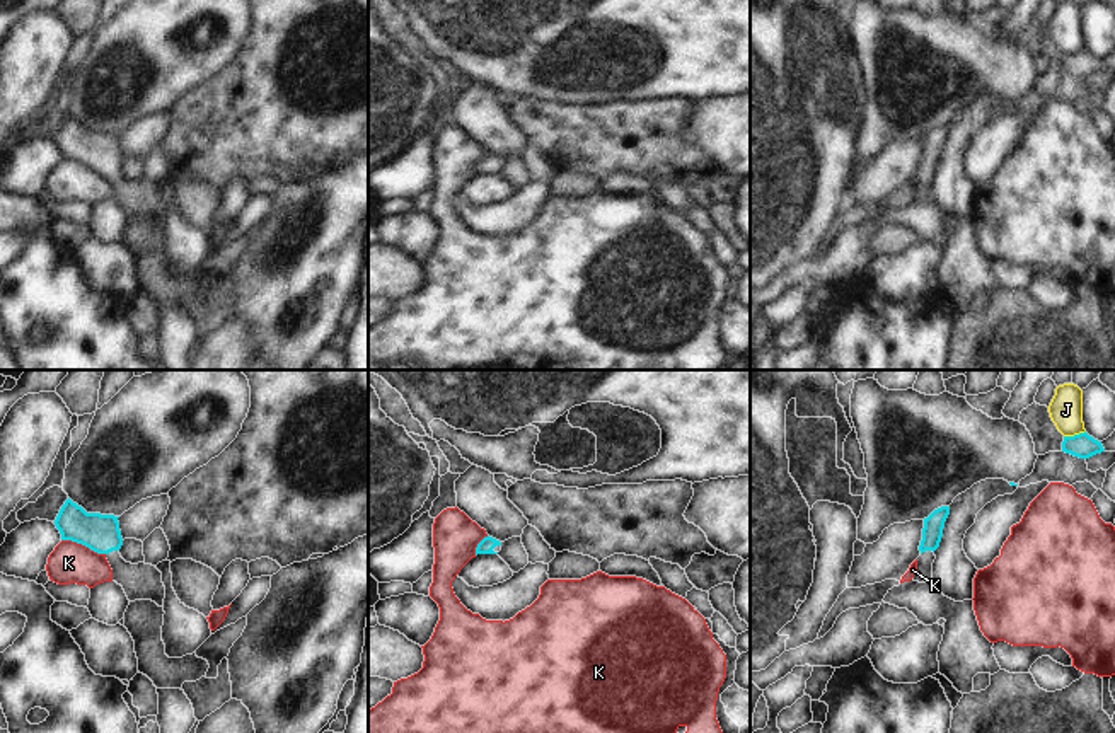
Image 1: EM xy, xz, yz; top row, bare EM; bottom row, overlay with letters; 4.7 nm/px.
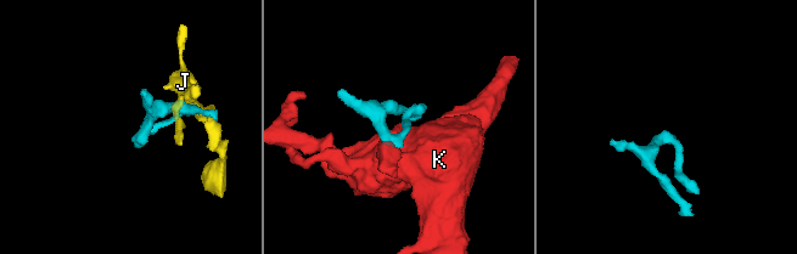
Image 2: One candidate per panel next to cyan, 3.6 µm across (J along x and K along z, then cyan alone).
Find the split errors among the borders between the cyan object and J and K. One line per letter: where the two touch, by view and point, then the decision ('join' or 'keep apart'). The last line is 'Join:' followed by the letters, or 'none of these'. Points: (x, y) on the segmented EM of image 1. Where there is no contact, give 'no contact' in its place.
J: contact yz (1074, 435); keep apart
K: contact xy (84, 544); keep apart
Join: none of these

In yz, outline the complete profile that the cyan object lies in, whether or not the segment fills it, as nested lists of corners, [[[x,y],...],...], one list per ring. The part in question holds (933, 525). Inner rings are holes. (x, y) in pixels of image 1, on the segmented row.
[[[941,506],[924,518],[922,540],[919,545],[921,556],[917,557],[917,573],[912,578],[914,581],[933,581],[933,563],[936,559],[934,551],[939,547],[948,515],[950,506]]]

